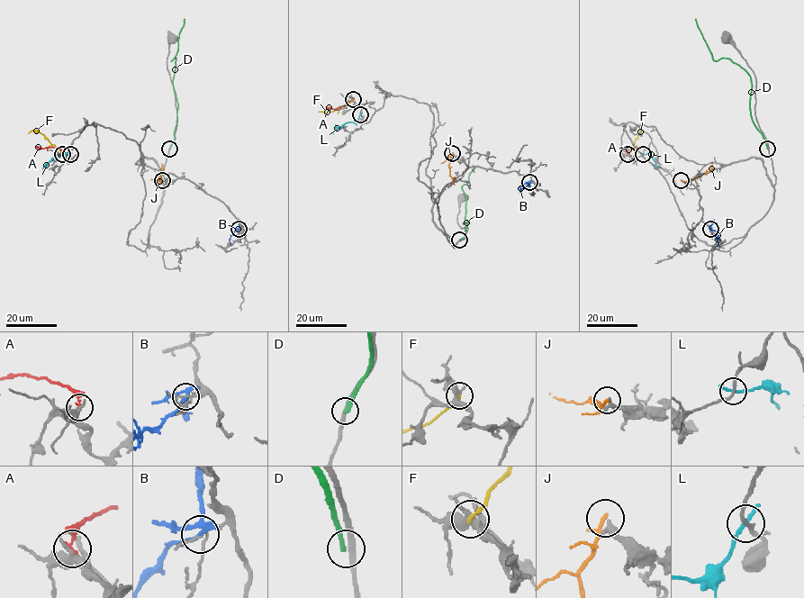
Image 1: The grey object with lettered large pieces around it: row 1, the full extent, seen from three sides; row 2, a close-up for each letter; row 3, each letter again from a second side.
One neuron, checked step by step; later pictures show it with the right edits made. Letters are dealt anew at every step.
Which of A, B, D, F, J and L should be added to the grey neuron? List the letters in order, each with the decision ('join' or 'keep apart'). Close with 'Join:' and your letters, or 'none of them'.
A: keep apart
B: keep apart
D: keep apart
F: keep apart
J: keep apart
L: keep apart
Join: none of them

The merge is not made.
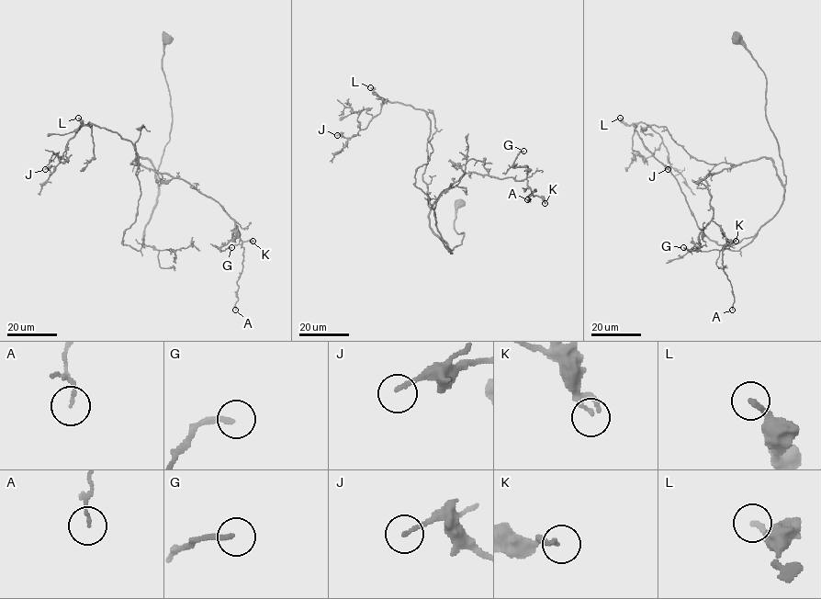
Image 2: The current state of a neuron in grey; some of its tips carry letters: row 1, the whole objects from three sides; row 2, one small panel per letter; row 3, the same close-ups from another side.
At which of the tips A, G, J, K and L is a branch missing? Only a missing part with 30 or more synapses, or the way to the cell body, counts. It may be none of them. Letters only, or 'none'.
none

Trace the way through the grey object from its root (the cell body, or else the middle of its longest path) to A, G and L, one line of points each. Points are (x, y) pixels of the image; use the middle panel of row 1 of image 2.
A: (458, 203), (455, 230), (464, 234), (452, 254), (429, 211), (466, 174), (526, 179), (535, 189), (527, 199)
G: (458, 203), (452, 254), (432, 204), (467, 173), (524, 180), (528, 166), (512, 167), (523, 151)
L: (458, 203), (455, 230), (464, 234), (452, 254), (415, 186), (432, 152), (430, 118), (370, 87)

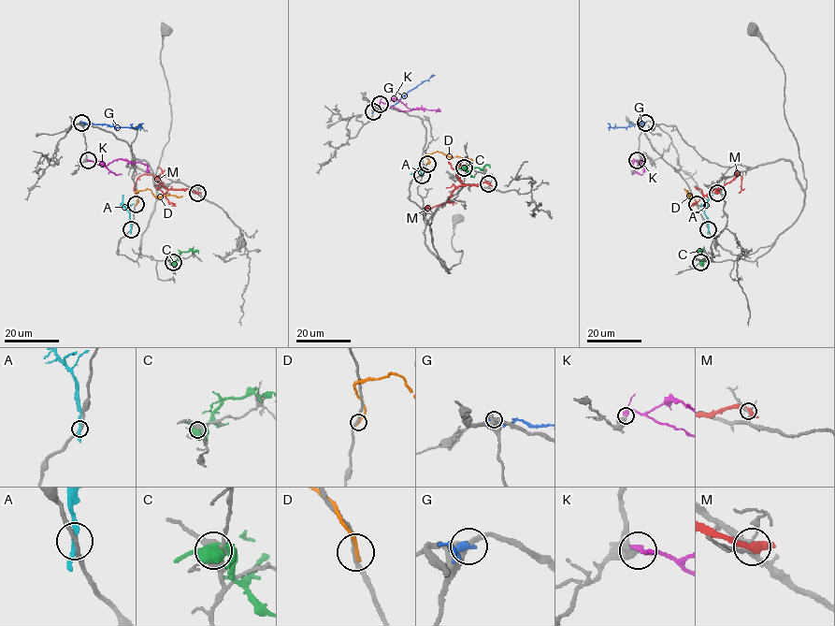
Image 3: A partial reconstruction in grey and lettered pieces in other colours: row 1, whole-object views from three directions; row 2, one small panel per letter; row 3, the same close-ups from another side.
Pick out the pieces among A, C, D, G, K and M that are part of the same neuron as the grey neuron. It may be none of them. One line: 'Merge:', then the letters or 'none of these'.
Merge: K

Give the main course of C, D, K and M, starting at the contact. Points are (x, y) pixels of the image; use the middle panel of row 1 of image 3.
C: (464, 167), (467, 171), (486, 165), (489, 167)
D: (427, 164), (429, 161), (426, 155), (437, 152), (474, 161)
K: (379, 104), (382, 102), (405, 110), (424, 109), (438, 110)
M: (489, 183), (459, 185), (441, 205), (424, 208), (429, 205)

